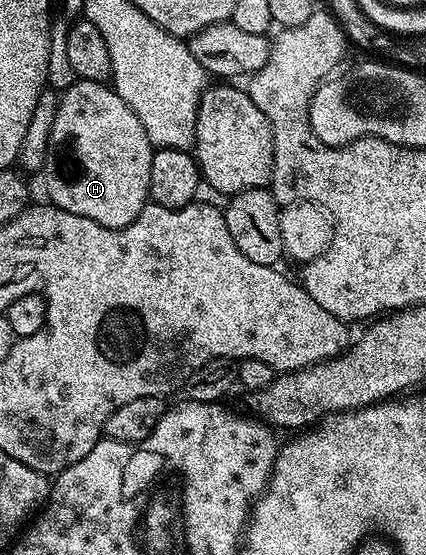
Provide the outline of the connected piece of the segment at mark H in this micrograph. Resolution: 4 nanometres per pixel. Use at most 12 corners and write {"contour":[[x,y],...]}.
{"contour":[[79,78],[42,172],[53,207],[103,227],[149,202],[153,150],[134,109]]}

